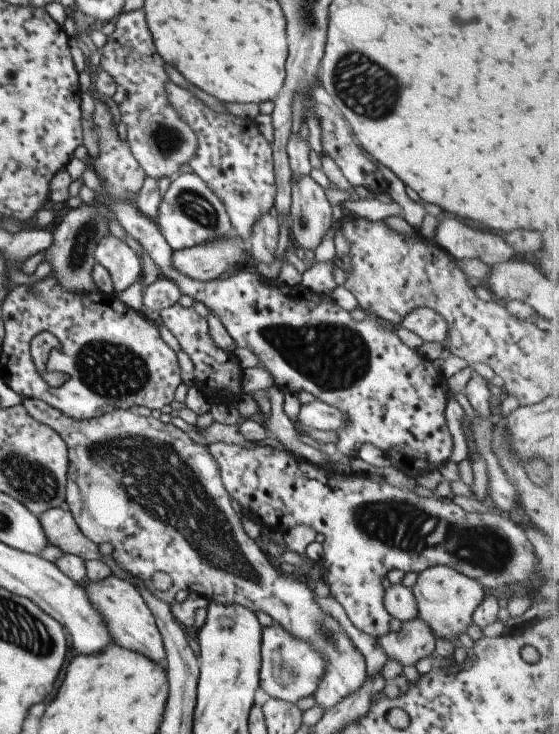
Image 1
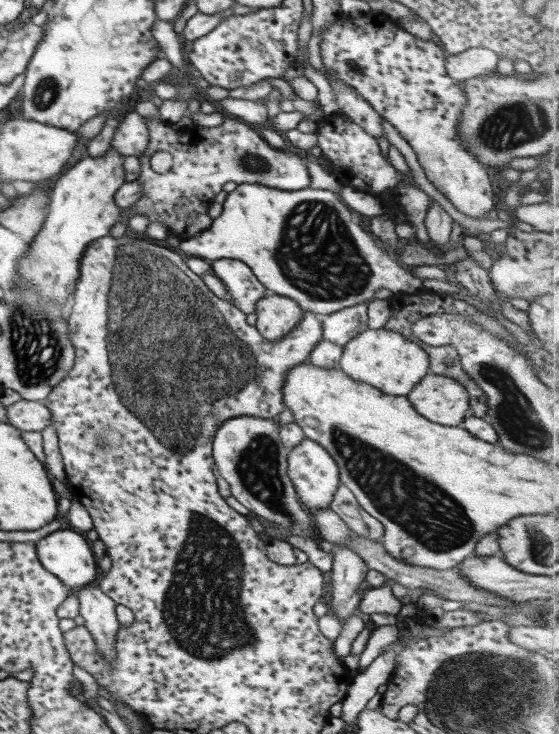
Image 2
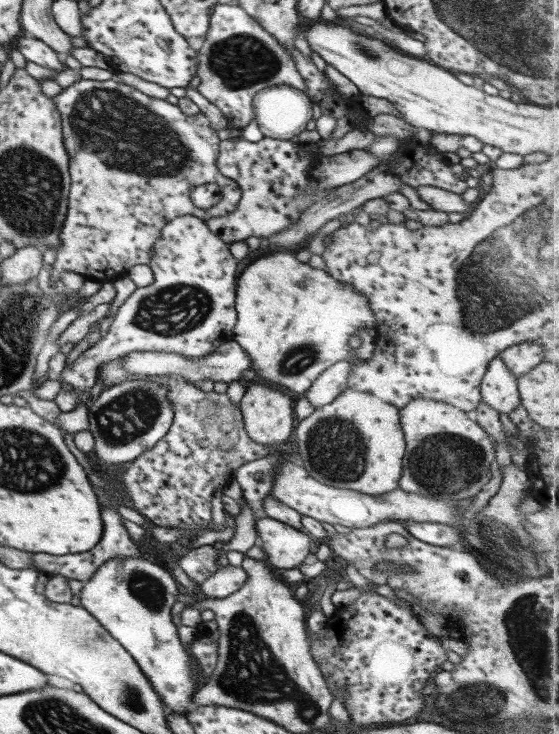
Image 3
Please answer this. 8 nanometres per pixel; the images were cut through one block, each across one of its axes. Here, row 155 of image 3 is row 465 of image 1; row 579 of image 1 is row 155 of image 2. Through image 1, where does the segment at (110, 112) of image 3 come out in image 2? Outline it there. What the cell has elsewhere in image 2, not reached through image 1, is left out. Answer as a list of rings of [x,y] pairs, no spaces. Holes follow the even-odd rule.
[[[156,114],[145,118],[145,126],[149,130],[149,144],[136,156],[139,175],[134,180],[141,186],[141,195],[133,205],[121,210],[121,218],[143,214],[149,222],[163,224],[169,234],[181,241],[195,238],[211,224],[206,209],[225,182],[249,182],[287,191],[304,189],[311,182],[305,160],[297,154],[269,146],[242,121],[225,118],[219,126],[212,128],[200,127],[192,122],[183,130],[175,130]],[[159,150],[169,152],[172,158],[171,167],[163,174],[155,173],[149,167],[150,156]]]

